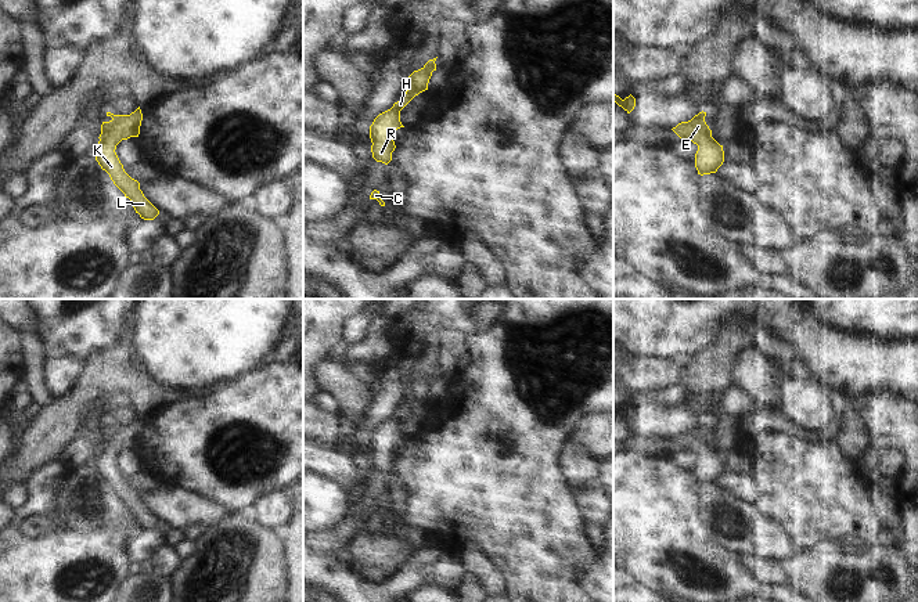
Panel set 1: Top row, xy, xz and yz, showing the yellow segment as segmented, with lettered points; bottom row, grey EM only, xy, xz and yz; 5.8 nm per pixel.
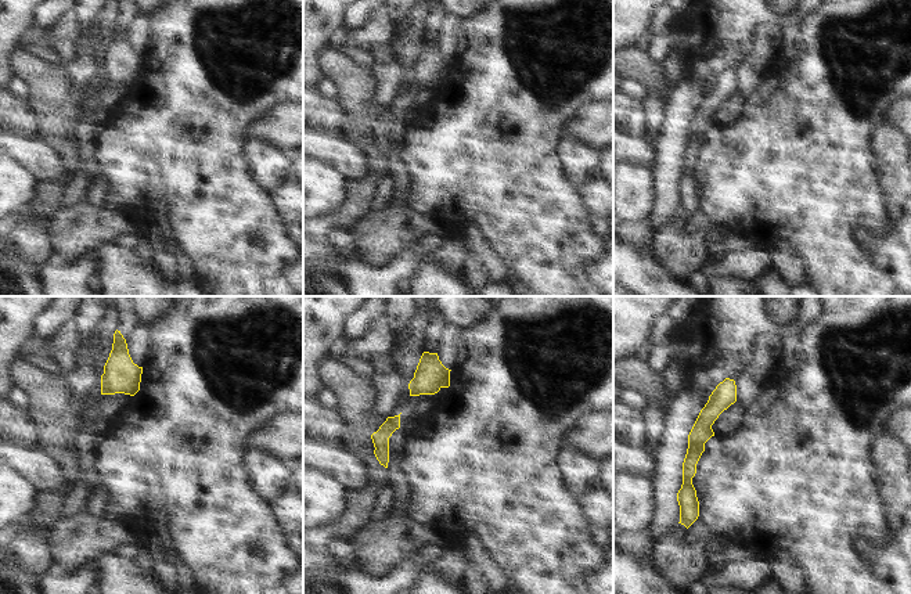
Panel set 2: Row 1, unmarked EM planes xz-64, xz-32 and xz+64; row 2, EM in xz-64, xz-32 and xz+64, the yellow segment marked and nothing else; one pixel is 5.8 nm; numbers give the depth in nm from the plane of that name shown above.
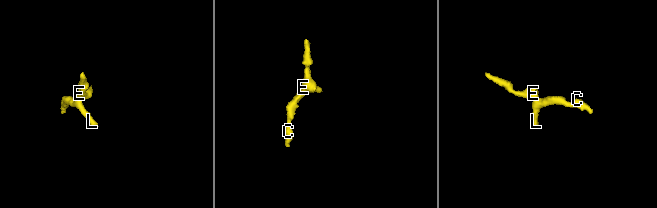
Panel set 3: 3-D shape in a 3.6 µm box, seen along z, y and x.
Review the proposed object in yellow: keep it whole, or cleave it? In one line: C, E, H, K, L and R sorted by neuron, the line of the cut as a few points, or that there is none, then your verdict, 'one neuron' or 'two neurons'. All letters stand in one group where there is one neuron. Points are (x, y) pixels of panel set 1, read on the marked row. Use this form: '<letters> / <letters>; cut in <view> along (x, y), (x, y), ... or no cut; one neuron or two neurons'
C E H K L R; no cut; one neuron

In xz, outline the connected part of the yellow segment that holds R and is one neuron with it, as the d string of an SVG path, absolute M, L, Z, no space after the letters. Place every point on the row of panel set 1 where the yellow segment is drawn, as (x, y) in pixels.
M436 58L429 60L421 69L408 76L408 86L404 97L393 107L379 113L370 126L371 152L377 162L388 165L395 151L395 131L404 127L400 122L400 111L420 93L428 90L432 72L436 71Z

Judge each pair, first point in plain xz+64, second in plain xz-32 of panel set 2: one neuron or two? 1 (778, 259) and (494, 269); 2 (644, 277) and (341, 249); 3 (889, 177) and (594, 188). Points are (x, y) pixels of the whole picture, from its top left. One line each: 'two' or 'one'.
1: one
2: two
3: one

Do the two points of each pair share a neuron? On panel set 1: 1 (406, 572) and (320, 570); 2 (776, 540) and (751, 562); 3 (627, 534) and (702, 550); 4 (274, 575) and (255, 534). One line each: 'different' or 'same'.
1: same
2: different
3: same
4: same

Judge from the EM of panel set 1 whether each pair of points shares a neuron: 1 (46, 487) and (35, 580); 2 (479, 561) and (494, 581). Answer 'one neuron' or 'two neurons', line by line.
1: one neuron
2: one neuron

